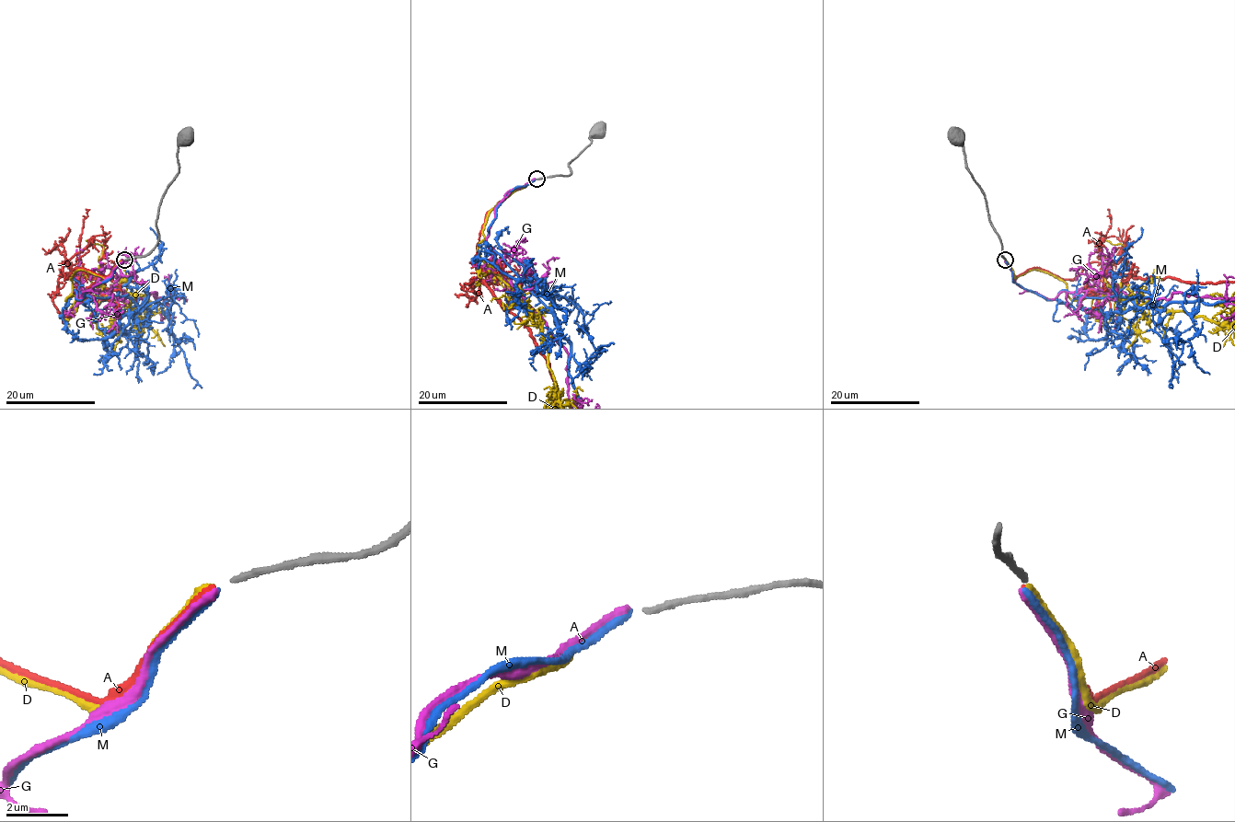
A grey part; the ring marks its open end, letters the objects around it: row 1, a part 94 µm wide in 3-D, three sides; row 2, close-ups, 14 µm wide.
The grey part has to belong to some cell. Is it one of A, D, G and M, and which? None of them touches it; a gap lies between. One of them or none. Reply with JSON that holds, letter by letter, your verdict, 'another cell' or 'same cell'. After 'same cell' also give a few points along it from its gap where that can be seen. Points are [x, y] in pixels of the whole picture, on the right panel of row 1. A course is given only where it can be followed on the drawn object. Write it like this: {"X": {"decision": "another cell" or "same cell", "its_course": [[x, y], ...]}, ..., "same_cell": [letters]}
{"A": {"decision": "another cell"}, "D": {"decision": "same cell"}, "G": {"decision": "another cell"}, "M": {"decision": "another cell"}, "same_cell": ["D"]}

